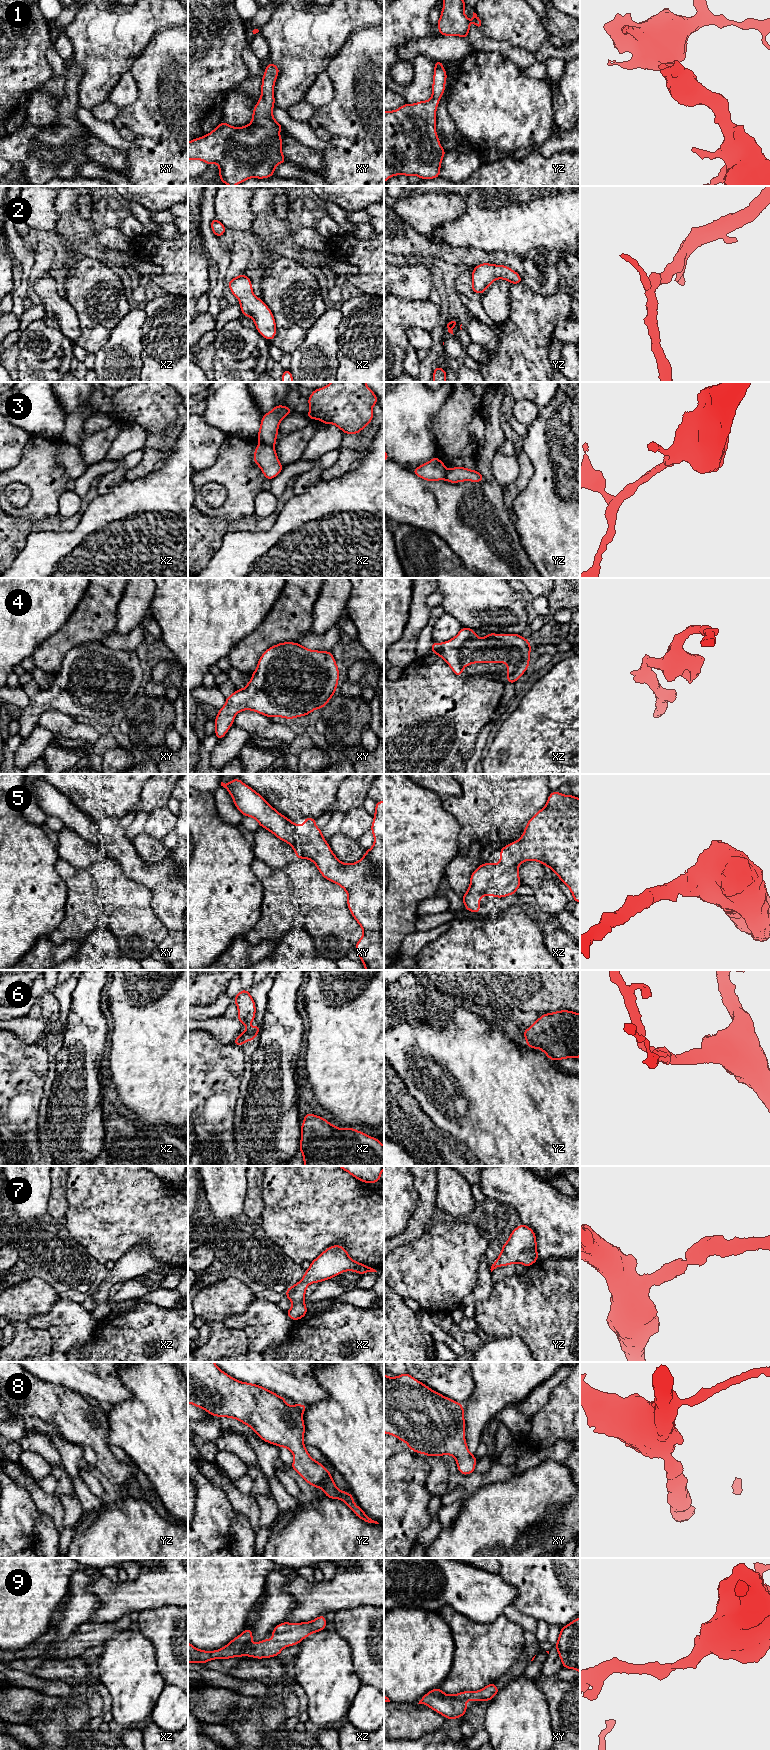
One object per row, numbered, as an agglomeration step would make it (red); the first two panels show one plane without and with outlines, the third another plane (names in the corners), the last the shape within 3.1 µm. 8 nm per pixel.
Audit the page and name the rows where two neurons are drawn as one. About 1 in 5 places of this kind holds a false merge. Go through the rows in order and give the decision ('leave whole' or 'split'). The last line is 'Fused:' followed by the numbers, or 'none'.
1: leave whole
2: leave whole
3: split
4: leave whole
5: leave whole
6: leave whole
7: leave whole
8: leave whole
9: leave whole
Fused: 3

